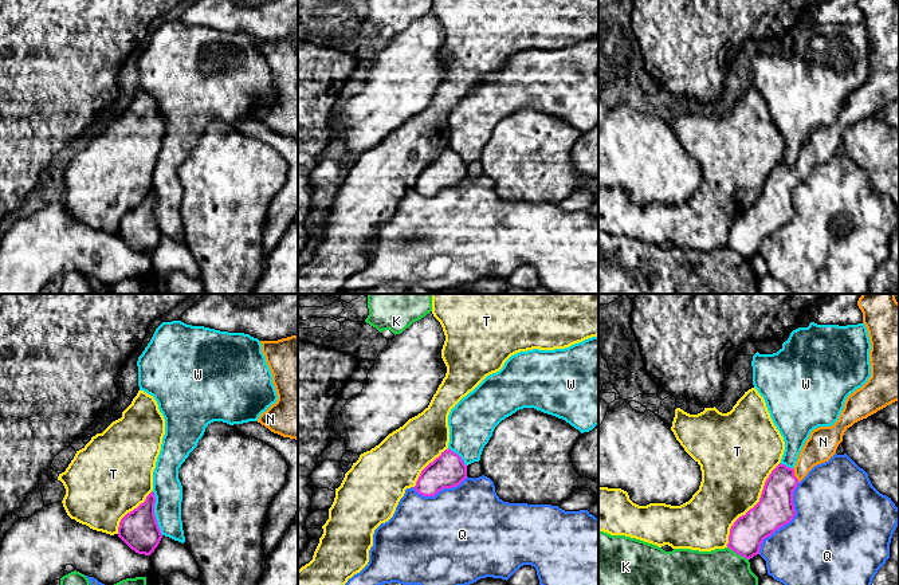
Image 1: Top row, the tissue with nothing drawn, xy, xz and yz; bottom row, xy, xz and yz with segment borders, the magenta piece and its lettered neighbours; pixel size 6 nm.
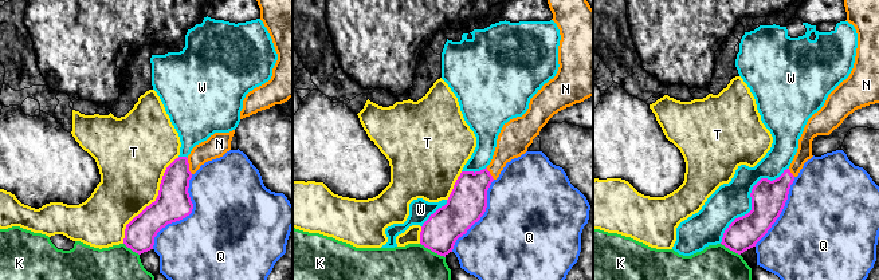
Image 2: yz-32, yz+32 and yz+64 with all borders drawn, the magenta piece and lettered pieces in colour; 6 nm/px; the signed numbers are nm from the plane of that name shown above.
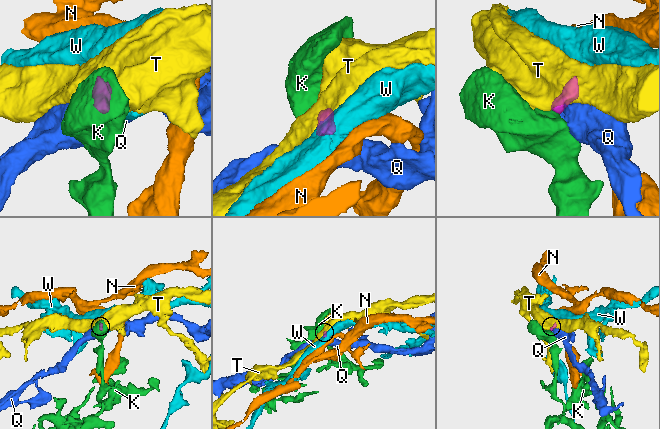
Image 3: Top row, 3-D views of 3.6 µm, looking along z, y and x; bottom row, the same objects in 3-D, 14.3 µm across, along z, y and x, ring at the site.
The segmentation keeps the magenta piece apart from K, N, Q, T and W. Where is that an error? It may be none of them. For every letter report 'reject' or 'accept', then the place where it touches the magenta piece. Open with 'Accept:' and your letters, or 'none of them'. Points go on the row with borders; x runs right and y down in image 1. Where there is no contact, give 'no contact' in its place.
Accept: N
K: reject; meets magenta in yz at (738, 553)
N: accept; meets magenta in yz at (793, 475)
Q: reject; meets magenta in yz at (789, 521)
T: reject; meets magenta in yz at (754, 506)
W: reject; meets magenta in xy at (153, 513)

